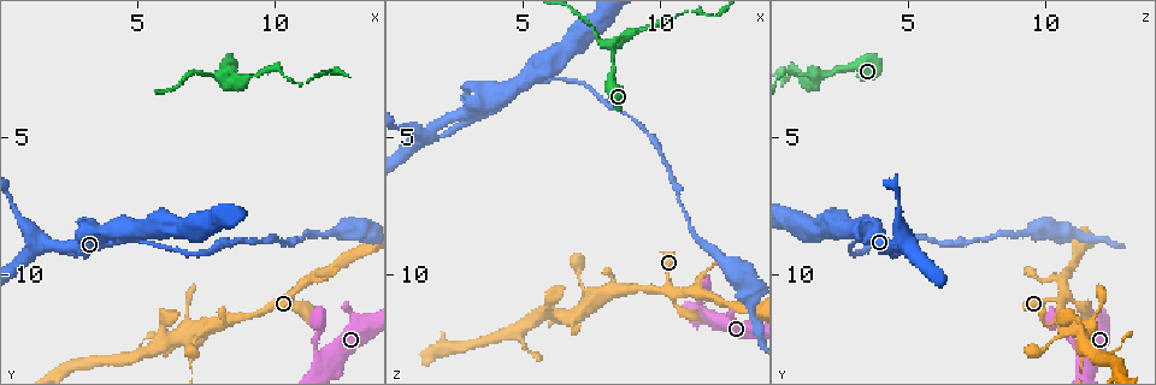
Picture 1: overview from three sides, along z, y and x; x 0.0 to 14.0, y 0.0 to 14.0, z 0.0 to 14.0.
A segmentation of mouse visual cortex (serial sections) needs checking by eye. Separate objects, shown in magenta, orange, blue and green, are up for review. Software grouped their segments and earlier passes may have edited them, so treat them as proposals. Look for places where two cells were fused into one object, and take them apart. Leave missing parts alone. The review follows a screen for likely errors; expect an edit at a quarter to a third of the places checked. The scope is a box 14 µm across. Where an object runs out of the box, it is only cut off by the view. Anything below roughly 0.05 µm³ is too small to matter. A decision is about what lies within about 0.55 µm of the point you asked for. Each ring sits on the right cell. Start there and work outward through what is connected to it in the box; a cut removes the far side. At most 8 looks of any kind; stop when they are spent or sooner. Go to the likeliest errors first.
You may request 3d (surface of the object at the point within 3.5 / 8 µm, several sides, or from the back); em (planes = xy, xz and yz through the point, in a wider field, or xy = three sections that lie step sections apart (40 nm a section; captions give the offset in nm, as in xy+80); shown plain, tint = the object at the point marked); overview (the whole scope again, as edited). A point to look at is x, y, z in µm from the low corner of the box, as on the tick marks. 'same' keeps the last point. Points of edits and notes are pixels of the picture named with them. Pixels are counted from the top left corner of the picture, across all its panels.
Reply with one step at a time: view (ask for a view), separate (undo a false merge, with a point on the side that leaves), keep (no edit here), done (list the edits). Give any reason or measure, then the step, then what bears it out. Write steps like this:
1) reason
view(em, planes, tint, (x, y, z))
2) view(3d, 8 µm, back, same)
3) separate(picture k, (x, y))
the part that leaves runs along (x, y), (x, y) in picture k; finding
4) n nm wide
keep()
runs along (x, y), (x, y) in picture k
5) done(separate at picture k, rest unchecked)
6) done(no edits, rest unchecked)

sharp bend
view(3d, 3.5 µm, (10.3, 10.9, 10.5))

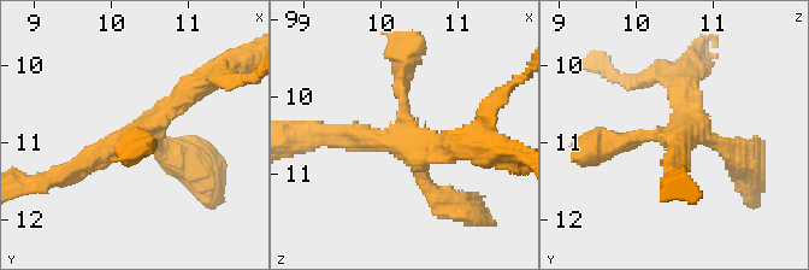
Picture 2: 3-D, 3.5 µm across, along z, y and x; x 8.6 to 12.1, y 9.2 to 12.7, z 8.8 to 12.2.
shape alone is not enough
view(em, xy, step 1, tint, (10.30, 10.85, 10.55))

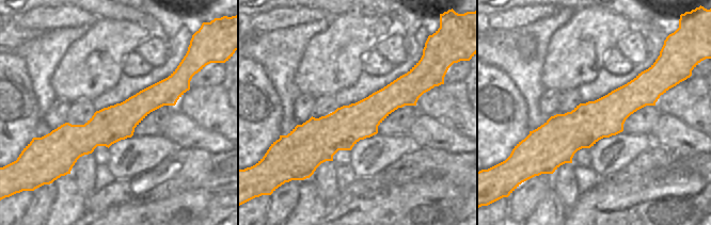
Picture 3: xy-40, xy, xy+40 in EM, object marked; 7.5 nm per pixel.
keep()
runs along (424, 87), (325, 137), (291, 137) in picture 3; one cell here

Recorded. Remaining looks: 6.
sudden change in width
view(3d, 8 µm, back, (6.9, 13.0, 11.4))

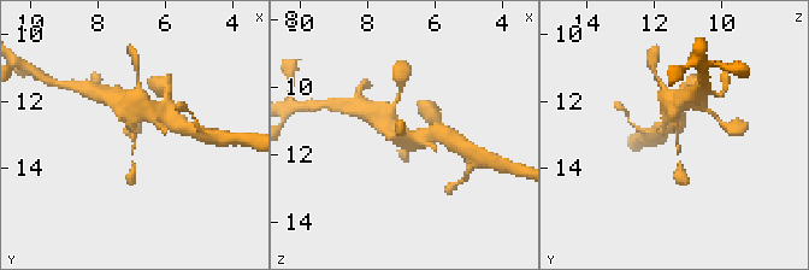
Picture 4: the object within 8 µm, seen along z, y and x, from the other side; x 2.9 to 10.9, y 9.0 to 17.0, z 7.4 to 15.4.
view(3d, 3.5 µm, (6.9, 12.9, 11.3))

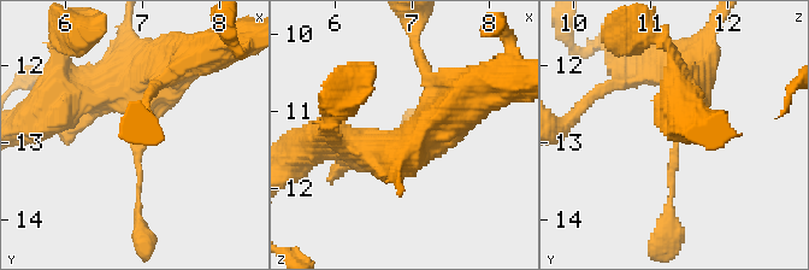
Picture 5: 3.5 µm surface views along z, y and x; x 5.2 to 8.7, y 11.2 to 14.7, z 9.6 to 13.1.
arms of 100, 600 nm
view(em, xy, step 2, tint, same)

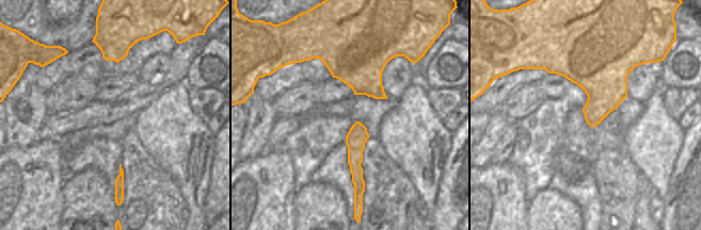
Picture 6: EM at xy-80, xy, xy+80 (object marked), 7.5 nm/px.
keep()
runs along (357, 125), (355, 169), (359, 184) in picture 6; one cell here

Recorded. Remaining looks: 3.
abrupt turn
view(3d, 3.5 µm, back, (11.9, 13.1, 11.4))

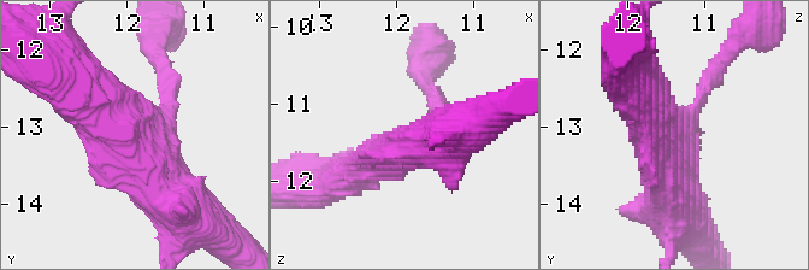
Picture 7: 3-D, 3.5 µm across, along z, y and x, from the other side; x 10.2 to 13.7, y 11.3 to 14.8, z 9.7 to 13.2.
need the tissue
view(em, xy, step 1, tint, (11.80, 13.00, 11.50))

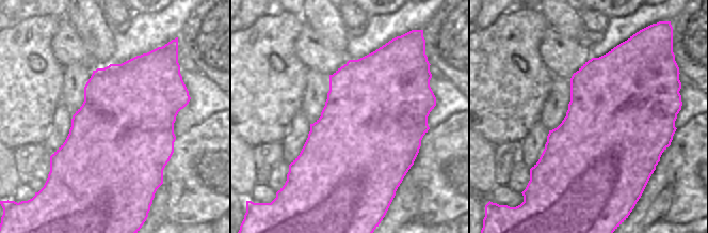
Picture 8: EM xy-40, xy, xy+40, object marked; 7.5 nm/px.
view(em, xy, step 2, tint, same)

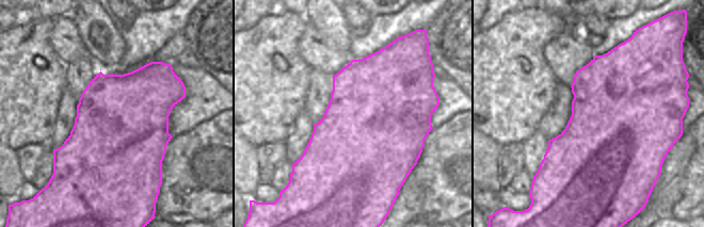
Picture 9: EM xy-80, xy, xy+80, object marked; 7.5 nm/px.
800 nm wide
keep()
runs along (69, 77), (120, 125), (161, 192) in picture 7; all the same cell

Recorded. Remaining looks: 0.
done(no edits, rest unchecked)

